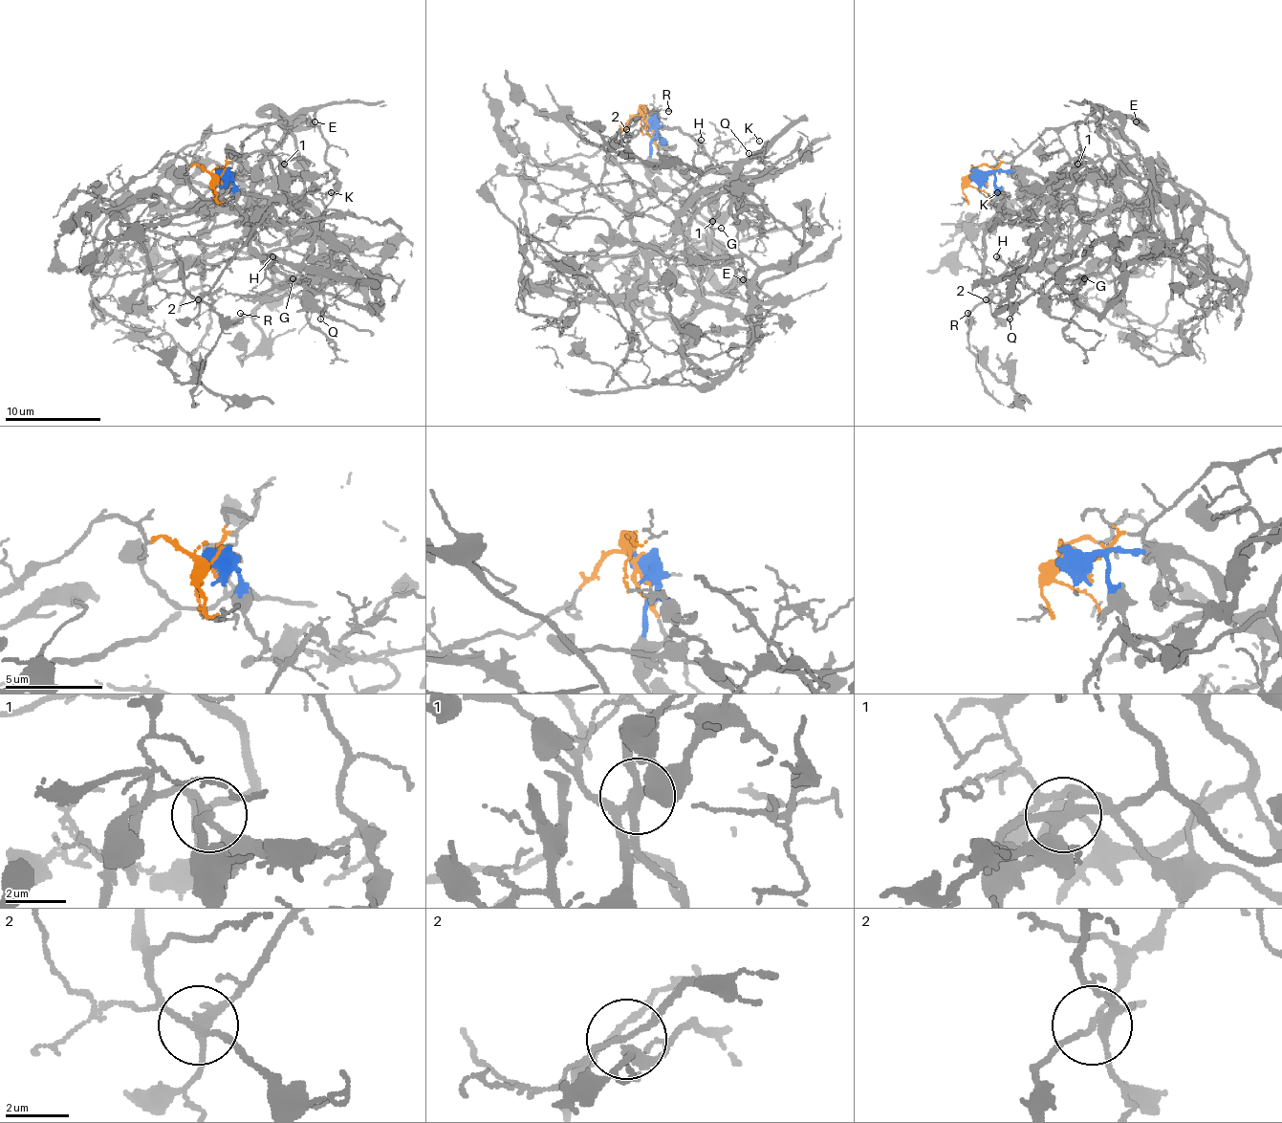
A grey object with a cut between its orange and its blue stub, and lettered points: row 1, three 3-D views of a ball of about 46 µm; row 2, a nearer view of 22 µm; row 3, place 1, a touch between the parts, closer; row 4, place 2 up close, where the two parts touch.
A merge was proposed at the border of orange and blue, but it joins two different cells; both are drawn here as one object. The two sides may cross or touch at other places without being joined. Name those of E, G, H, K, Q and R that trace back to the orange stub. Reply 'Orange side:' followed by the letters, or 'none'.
Orange side: E, K, R

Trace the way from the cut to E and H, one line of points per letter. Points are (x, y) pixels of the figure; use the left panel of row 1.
E: (219, 176), (241, 144), (284, 121), (267, 109), (265, 114), (286, 116), (295, 125), (315, 121)
H: (219, 176), (227, 171), (203, 211), (233, 211), (248, 243), (305, 274), (281, 288), (265, 269), (271, 257)

